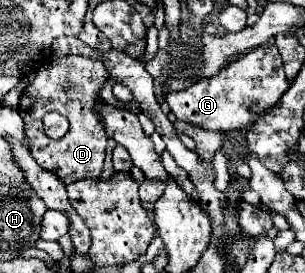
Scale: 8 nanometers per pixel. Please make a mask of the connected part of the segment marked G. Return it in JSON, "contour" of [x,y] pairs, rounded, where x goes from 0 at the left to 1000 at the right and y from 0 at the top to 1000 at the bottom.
{"contour":[[[882,154],[875,168],[816,183],[816,198],[777,212],[738,256],[725,256],[725,271],[672,300],[646,300],[646,315],[626,315],[620,330],[548,344],[544,374],[561,414],[593,447],[698,484],[803,484],[843,425],[869,418],[915,374],[941,322],[948,300],[928,264],[921,198],[908,168]]]}

